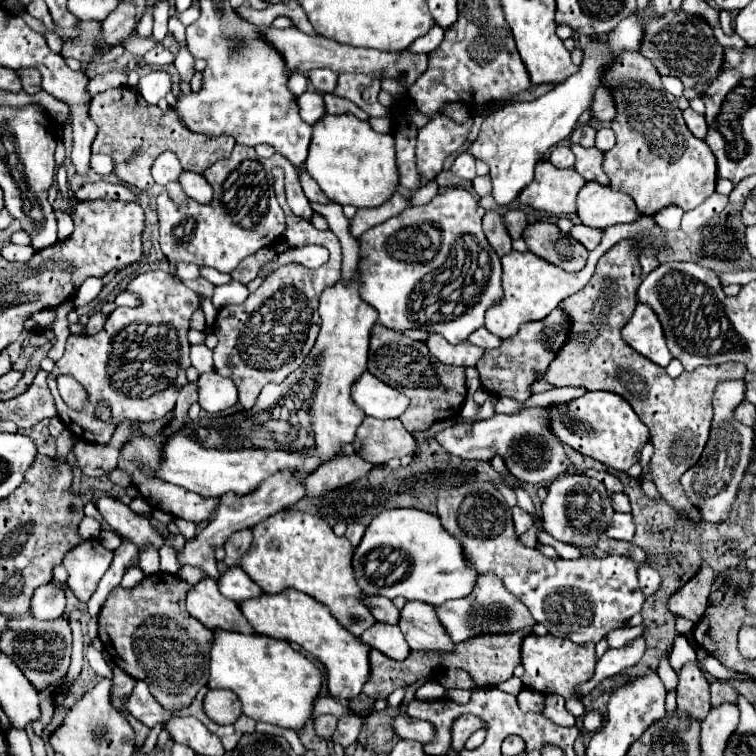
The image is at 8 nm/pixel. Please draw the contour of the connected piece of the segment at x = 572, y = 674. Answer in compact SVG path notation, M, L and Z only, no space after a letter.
M529 634L521 644L521 662L525 668L525 674L521 678L525 688L533 688L537 692L555 692L569 700L577 696L575 690L581 684L593 678L597 654L595 644L573 644L569 638L553 638L551 634Z

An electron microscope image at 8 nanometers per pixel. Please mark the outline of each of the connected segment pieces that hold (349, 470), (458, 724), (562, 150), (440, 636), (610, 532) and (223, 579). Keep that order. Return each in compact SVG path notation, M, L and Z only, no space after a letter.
M339 454L335 460L329 460L321 464L313 474L305 478L305 494L308 497L323 496L325 492L333 492L337 488L343 488L345 484L357 482L361 476L369 474L375 466L361 460L361 456L345 456Z
M472 714L460 716L452 725L451 746L460 753L469 736L481 728L485 728L485 723L479 717Z
M559 144L557 148L551 150L549 162L555 164L557 168L573 168L573 164L575 164L575 156L573 156L573 152L571 152L569 146Z
M407 602L401 608L399 628L411 650L443 650L453 652L453 642L445 634L435 608L421 602Z
M615 514L611 520L611 526L605 530L605 534L613 540L625 540L631 542L635 536L635 522L631 514Z
M233 566L233 568L227 568L225 572L221 572L217 586L223 596L227 596L235 602L255 598L263 592L239 566Z

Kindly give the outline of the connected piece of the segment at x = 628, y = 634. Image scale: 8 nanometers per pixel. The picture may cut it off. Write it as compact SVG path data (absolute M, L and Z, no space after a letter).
M641 626L613 630L613 632L609 632L609 636L607 636L607 640L609 640L609 648L619 648L619 646L625 646L627 642L641 637L641 634L643 634L643 628L641 628Z

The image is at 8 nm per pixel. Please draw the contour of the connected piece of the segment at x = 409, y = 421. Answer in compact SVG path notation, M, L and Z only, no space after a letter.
M375 324L371 330L367 370L381 382L409 396L411 404L401 414L401 420L409 432L427 430L437 420L455 420L467 396L465 368L441 364L435 356L427 352L427 346L423 342L411 340L395 330L385 328L383 324Z

